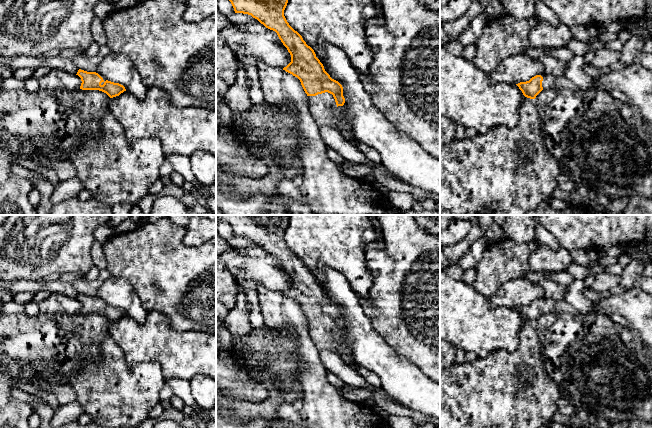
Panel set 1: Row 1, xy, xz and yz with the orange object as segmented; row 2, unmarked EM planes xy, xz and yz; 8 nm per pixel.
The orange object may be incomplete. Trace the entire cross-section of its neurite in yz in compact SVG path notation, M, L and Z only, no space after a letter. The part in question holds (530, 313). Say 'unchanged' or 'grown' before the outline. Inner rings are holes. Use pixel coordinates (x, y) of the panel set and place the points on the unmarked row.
grown; M536 299L529 305L516 308L522 315L523 319L530 323L535 323L536 320L546 313L568 313L576 315L579 312L569 303L564 301L556 301L553 299Z

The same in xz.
grown; M216 215L217 218L224 219L231 226L235 237L251 239L257 243L266 252L277 257L283 269L291 279L291 286L283 292L286 296L297 301L308 320L308 333L318 350L330 350L338 354L342 360L355 370L359 368L356 363L351 347L345 339L338 337L334 340L332 337L338 330L343 330L345 322L343 320L342 309L332 303L325 295L323 288L316 281L314 274L306 268L302 260L295 255L287 246L284 240L284 234L289 223L289 215Z

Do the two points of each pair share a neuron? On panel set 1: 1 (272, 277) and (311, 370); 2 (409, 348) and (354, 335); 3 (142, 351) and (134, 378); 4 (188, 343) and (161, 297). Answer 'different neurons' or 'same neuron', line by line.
1: different neurons
2: different neurons
3: different neurons
4: different neurons

